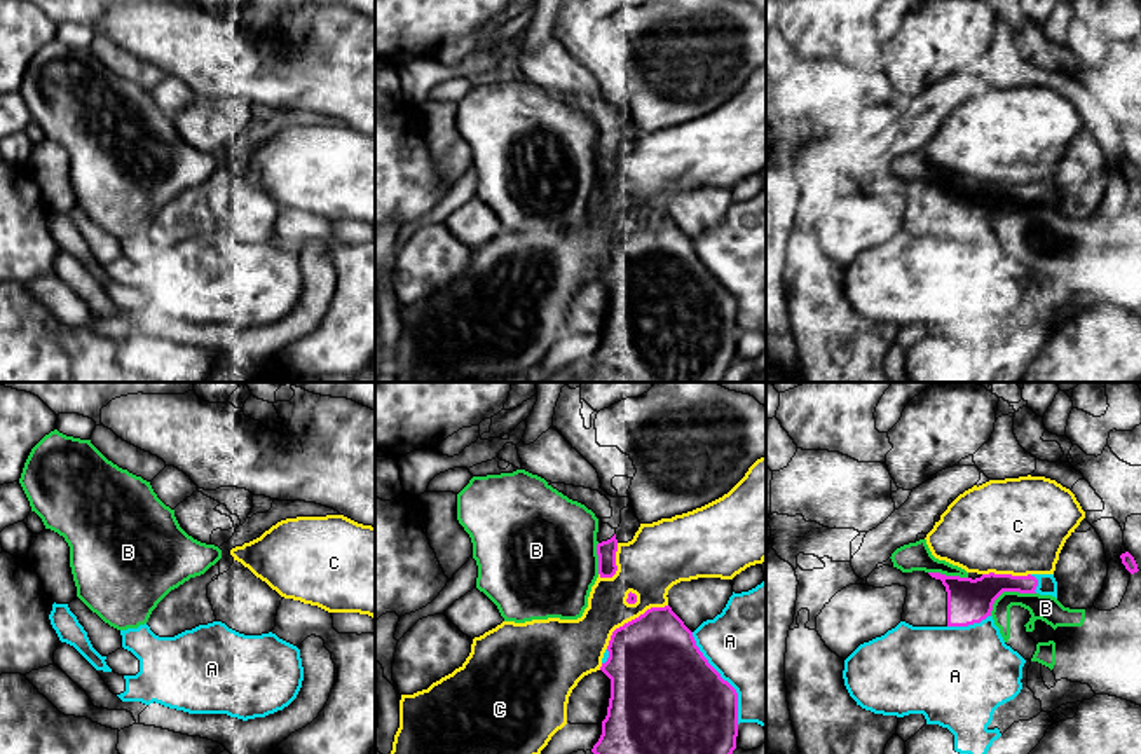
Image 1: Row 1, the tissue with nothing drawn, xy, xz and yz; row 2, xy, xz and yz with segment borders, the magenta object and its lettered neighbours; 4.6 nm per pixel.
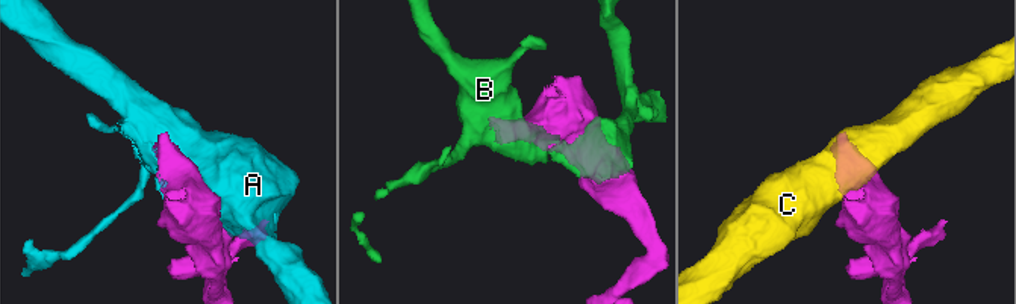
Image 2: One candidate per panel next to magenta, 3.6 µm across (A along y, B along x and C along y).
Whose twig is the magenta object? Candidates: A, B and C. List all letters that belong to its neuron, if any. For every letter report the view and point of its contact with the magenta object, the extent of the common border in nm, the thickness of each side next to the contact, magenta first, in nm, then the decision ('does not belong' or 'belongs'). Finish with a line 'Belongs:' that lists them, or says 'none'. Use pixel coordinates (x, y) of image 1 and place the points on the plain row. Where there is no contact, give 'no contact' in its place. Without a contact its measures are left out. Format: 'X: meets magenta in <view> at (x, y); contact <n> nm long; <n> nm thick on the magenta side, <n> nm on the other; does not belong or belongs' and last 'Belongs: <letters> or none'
A: meets magenta in xz at (721, 287); contact 480 nm long; 500 nm thick on the magenta side, 480 nm on the other; does not belong
B: meets magenta in yz at (1007, 199); contact 240 nm long; 200 nm thick on the magenta side, 120 nm on the other; does not belong
C: meets magenta in xz at (632, 229); contact 360 nm long; 440 nm thick on the magenta side, 260 nm on the other; does not belong
Belongs: none

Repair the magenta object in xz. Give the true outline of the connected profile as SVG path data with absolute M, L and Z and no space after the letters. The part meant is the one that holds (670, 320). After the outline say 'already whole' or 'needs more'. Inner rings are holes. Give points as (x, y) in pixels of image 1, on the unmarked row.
M670 215L651 216L639 227L616 237L611 244L609 267L602 272L600 279L611 288L611 307L607 316L607 325L602 330L602 344L593 354L591 361L598 367L612 367L621 382L721 382L722 375L736 358L738 346L738 302L736 298L721 286L721 283L708 272L703 265L693 241L684 234L684 230L672 220Z; already whole

